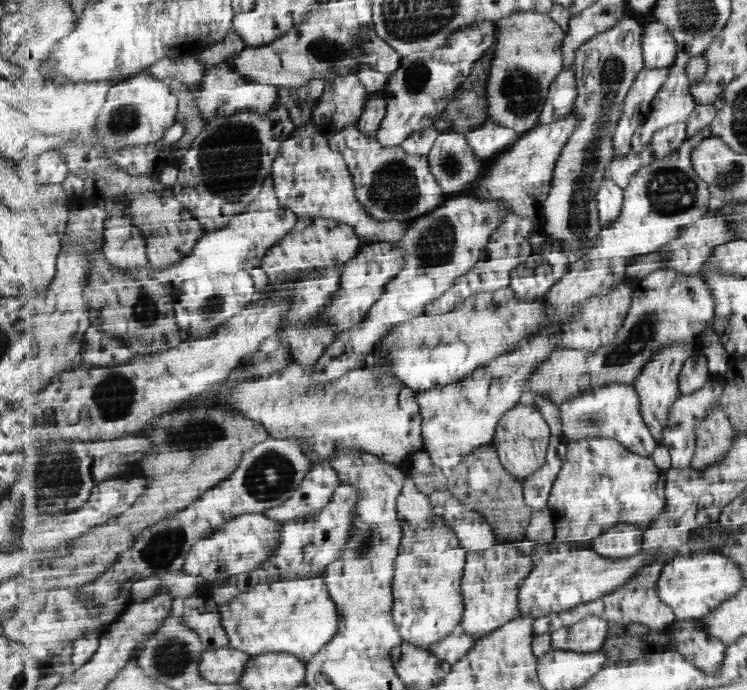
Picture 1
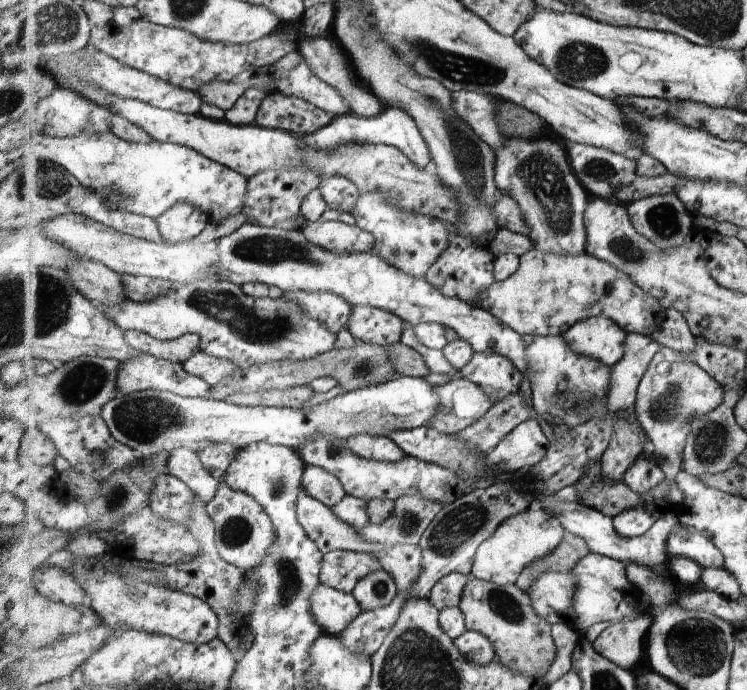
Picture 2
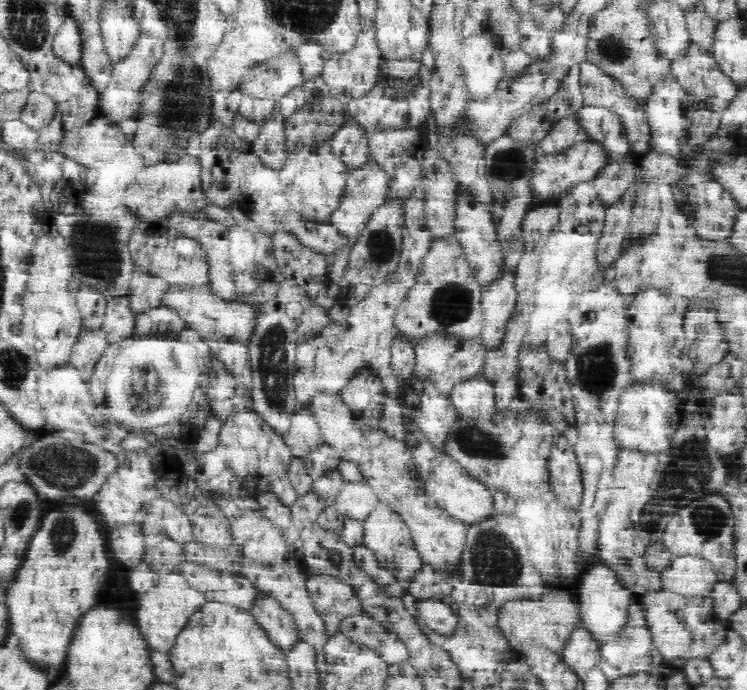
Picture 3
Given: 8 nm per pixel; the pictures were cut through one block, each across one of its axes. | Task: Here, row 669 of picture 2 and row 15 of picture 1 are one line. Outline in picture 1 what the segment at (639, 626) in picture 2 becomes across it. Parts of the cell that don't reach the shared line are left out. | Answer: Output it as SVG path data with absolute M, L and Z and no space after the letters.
M635 13L625 16L615 28L601 33L588 40L579 50L577 50L576 66L577 86L580 94L577 97L575 114L579 116L581 123L577 123L577 130L573 131L572 138L565 145L565 150L561 153L561 158L557 161L557 168L552 180L552 190L549 198L544 202L544 223L548 236L557 242L561 251L572 258L577 258L583 254L590 254L600 240L602 225L600 215L597 210L597 193L604 179L607 178L609 164L615 157L615 145L613 136L619 126L619 120L623 116L625 100L628 98L629 90L635 84L637 75L644 70L644 48L642 44L644 25L634 18Z

